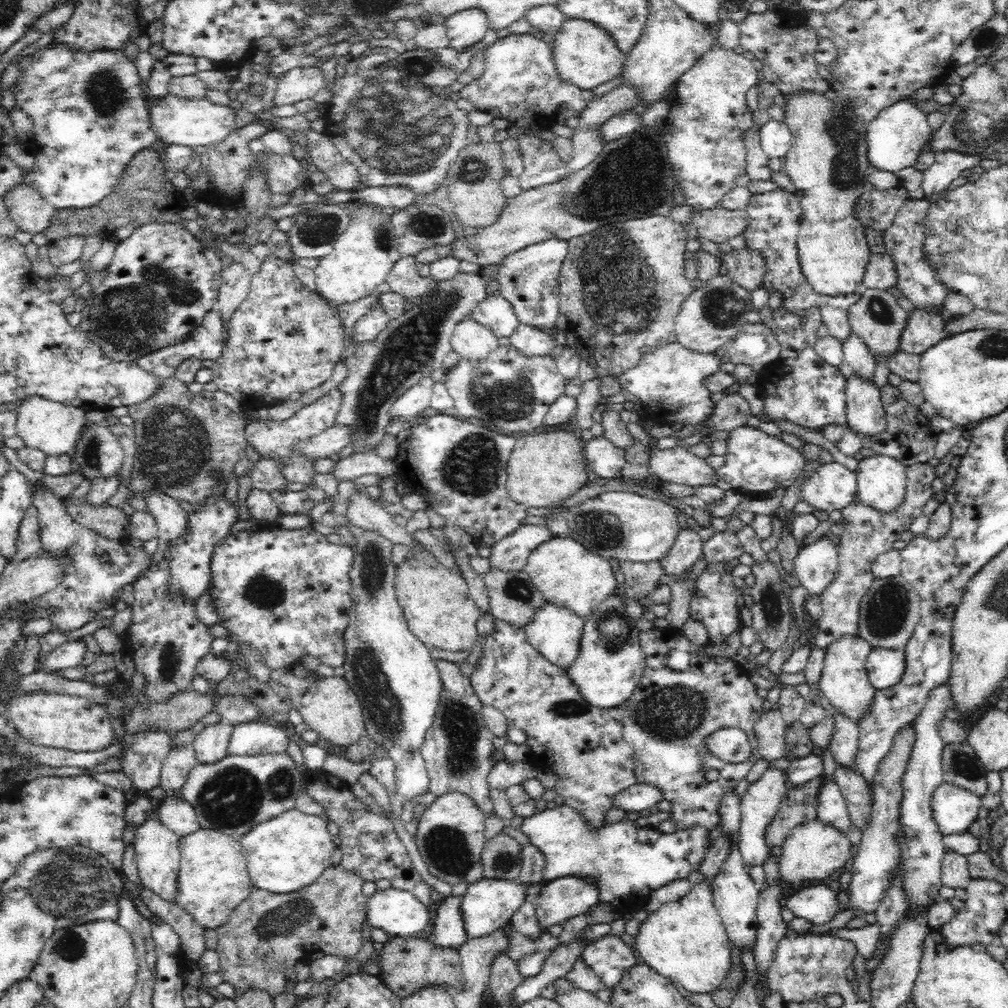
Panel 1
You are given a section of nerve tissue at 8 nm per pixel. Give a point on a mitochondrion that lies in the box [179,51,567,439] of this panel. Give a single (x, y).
(395, 131)

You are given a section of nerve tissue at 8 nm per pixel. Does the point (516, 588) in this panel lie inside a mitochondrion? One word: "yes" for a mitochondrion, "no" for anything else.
yes

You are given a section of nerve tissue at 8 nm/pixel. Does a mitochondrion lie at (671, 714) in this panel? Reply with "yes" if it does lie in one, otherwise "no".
yes

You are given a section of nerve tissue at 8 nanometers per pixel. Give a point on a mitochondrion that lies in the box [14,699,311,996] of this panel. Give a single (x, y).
(72, 884)

